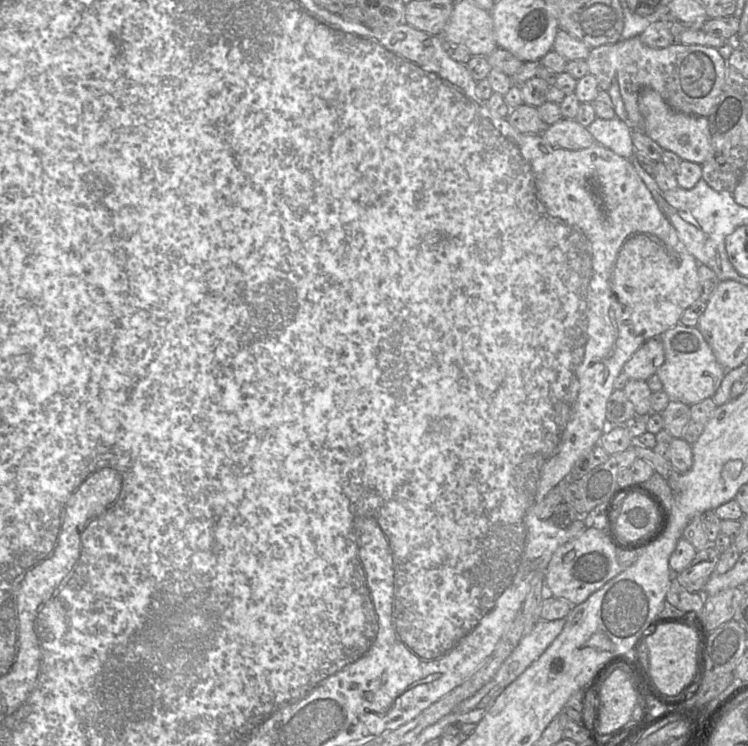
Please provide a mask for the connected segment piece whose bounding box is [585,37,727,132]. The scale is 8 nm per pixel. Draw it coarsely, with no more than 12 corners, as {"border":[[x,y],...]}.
{"border":[[639,37],[592,48],[600,90],[617,81],[632,130],[638,97],[708,117],[727,66],[714,47]]}

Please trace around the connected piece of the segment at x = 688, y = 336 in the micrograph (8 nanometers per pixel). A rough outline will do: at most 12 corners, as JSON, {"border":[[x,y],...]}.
{"border":[[699,329],[660,338],[656,374],[670,400],[712,398],[726,374]]}

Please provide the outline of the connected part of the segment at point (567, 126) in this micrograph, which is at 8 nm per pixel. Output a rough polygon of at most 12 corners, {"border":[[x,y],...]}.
{"border":[[562,118],[540,135],[554,148],[580,150],[596,143],[575,119]]}

